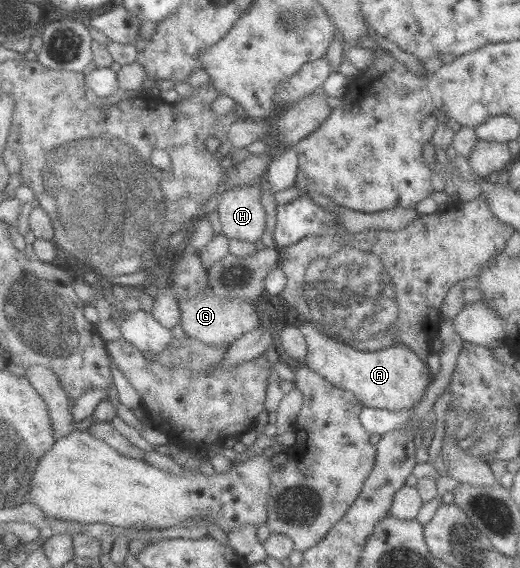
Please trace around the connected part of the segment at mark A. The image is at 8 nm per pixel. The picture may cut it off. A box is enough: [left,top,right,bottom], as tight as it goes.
[299,322,434,411]

